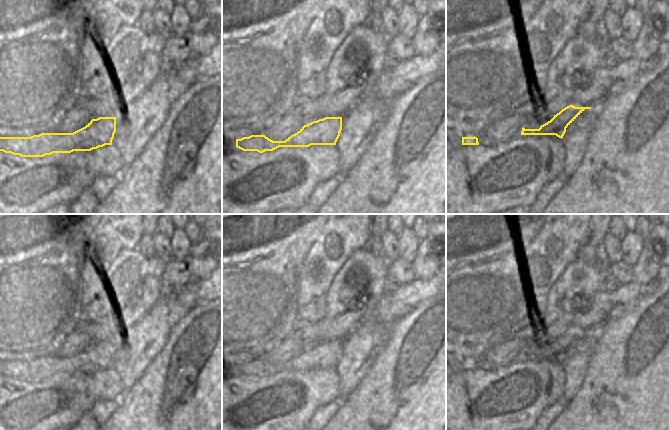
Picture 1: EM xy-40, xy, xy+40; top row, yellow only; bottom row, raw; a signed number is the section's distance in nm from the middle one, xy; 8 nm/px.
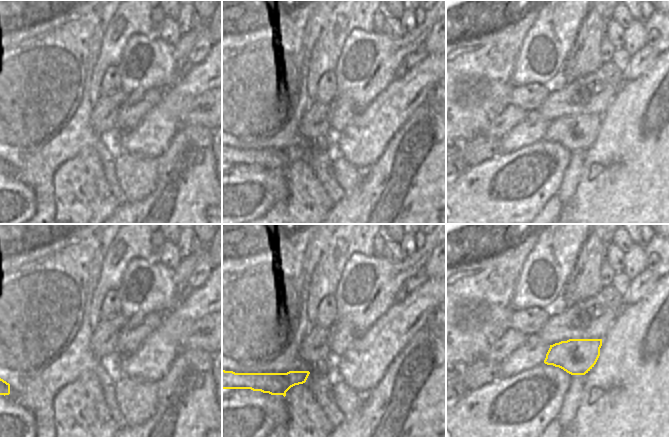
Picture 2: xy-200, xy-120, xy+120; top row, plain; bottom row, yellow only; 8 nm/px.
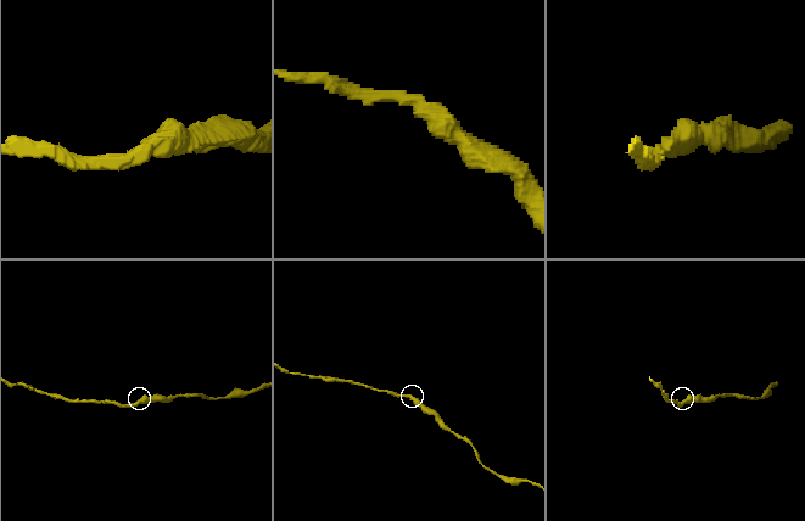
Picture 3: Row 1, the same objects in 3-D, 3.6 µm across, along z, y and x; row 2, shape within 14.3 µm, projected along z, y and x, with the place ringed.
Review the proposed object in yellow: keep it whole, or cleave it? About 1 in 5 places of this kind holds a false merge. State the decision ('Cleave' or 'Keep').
Keep

